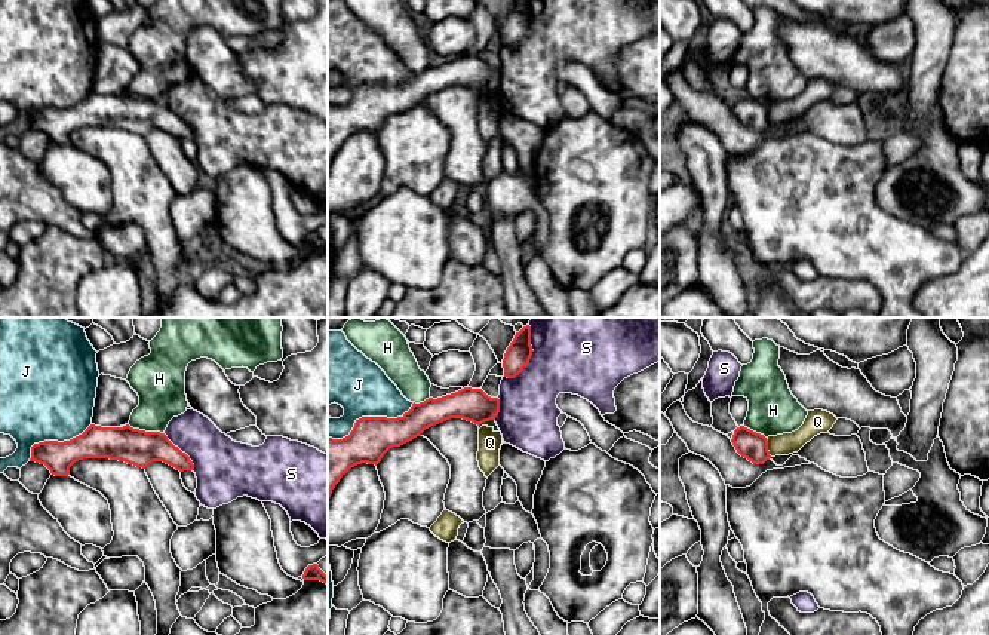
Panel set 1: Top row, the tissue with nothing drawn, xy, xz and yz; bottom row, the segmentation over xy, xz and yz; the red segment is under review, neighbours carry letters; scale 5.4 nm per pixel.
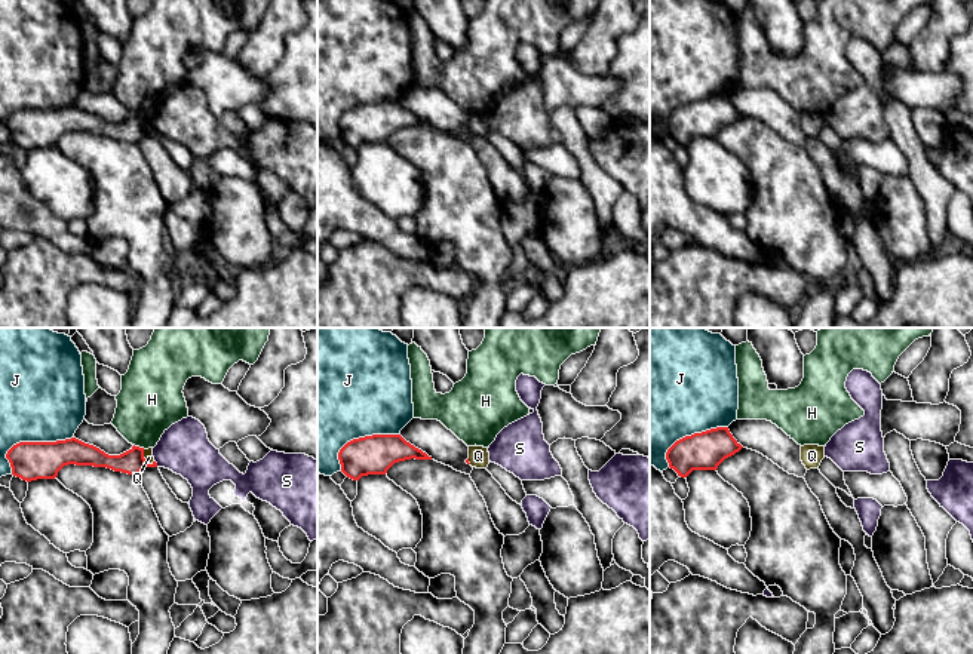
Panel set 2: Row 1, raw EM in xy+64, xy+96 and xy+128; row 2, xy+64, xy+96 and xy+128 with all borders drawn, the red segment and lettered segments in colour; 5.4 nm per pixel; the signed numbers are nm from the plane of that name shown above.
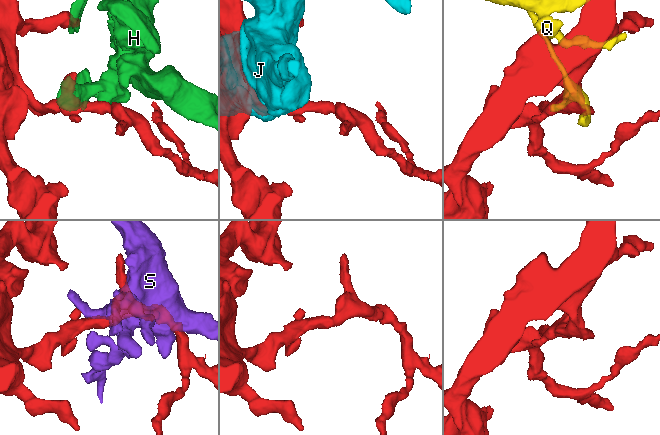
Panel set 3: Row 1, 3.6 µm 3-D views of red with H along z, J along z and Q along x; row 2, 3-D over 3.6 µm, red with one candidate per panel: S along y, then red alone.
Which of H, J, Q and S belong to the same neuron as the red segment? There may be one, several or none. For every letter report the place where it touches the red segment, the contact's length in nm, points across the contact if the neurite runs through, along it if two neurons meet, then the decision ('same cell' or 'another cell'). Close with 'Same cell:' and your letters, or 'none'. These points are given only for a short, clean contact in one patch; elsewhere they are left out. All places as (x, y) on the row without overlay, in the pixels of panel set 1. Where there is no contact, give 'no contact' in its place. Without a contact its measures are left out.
H: contact xy (144, 98); length 200 nm; another cell
J: contact xz (369, 85); length 500 nm; another cell
Q: contact yz (767, 114); length 110 nm; border yz (765, 106), (771, 123); another cell
S: contact xz (528, 28); length 280 nm; another cell
Same cell: none

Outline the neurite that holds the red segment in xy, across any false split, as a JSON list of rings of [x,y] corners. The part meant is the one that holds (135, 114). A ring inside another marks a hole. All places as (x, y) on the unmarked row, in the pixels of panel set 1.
[[[90,92],[82,102],[58,110],[44,108],[31,114],[30,129],[44,132],[55,144],[68,144],[70,135],[83,126],[110,126],[145,136],[153,129],[163,129],[179,139],[193,138],[194,132],[190,125],[175,114],[165,101],[145,99],[133,96],[129,92],[123,95],[101,95]]]

